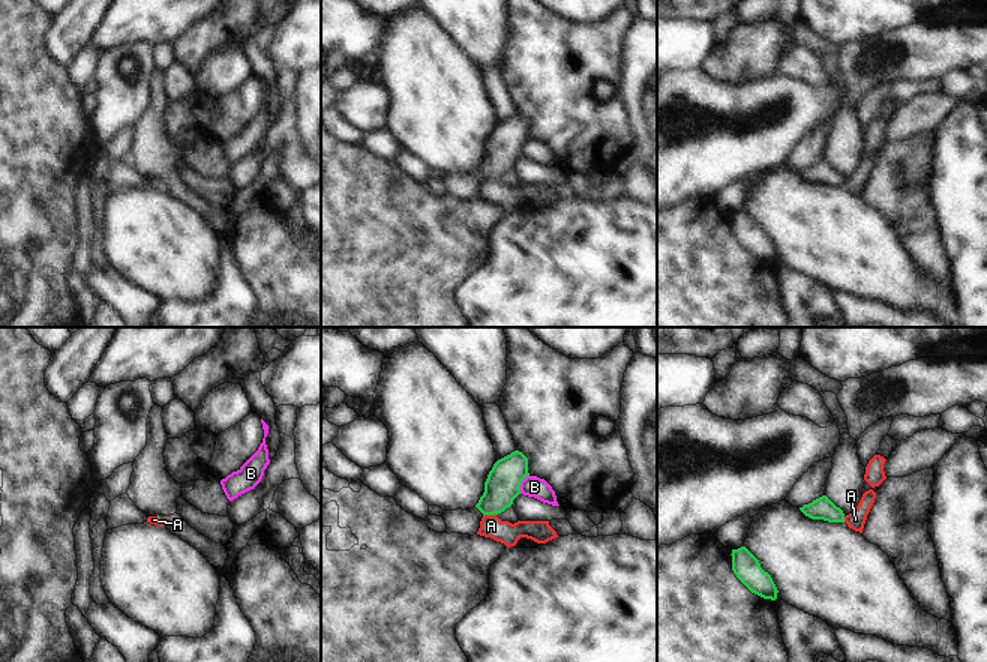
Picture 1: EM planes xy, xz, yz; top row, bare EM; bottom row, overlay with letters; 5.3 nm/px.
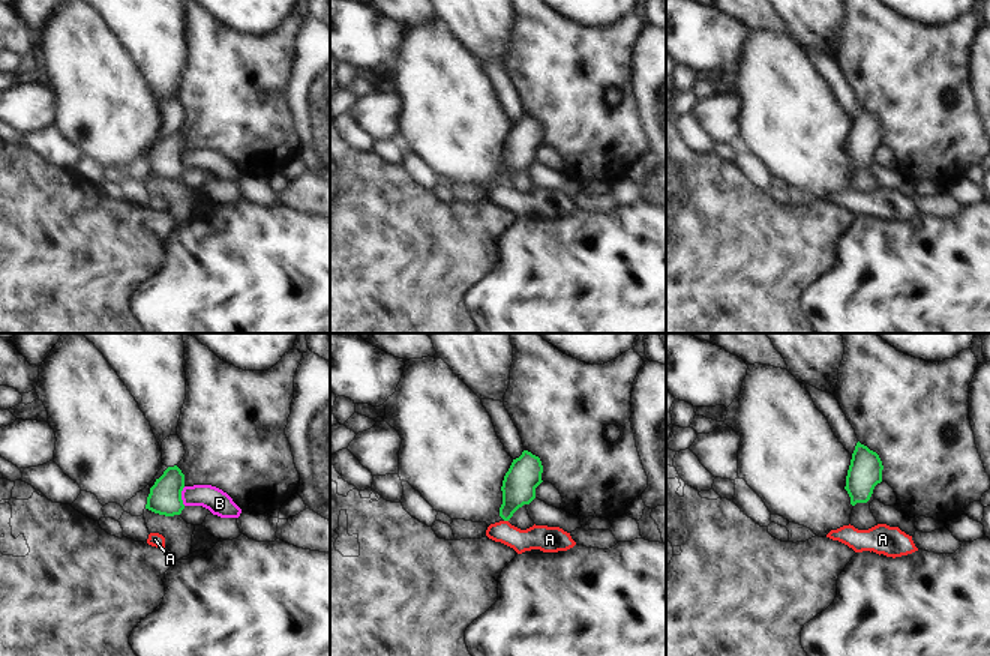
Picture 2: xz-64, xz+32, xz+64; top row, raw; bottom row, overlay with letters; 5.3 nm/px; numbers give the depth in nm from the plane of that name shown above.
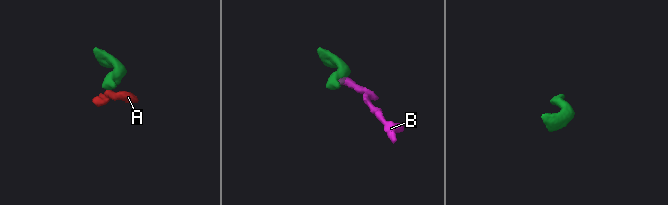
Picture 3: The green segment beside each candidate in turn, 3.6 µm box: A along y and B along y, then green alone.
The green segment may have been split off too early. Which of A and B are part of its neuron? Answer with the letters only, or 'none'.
none

